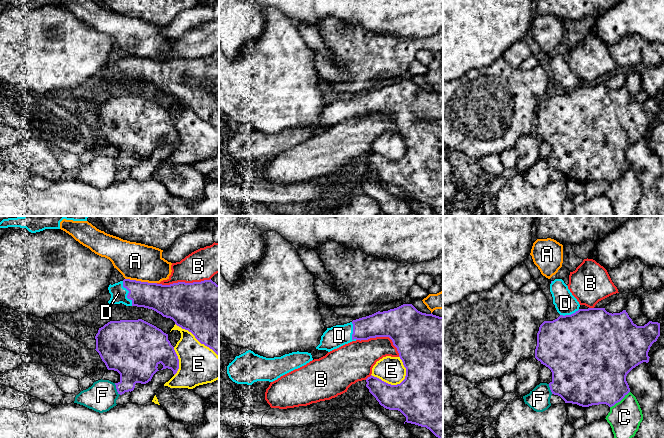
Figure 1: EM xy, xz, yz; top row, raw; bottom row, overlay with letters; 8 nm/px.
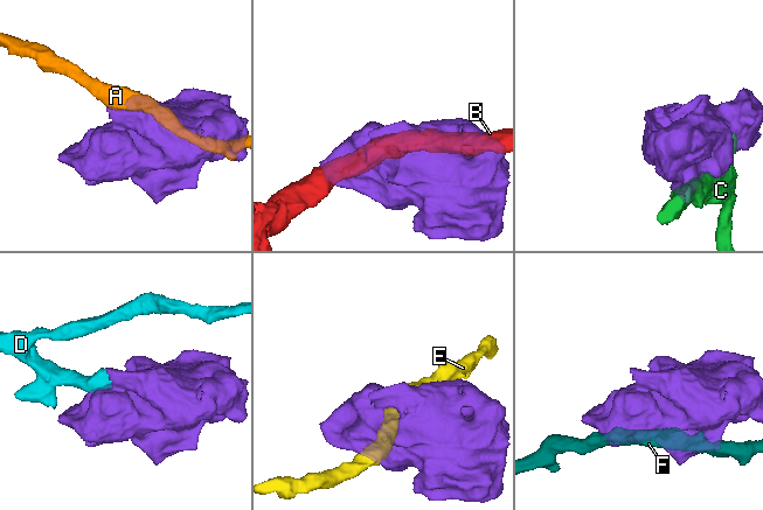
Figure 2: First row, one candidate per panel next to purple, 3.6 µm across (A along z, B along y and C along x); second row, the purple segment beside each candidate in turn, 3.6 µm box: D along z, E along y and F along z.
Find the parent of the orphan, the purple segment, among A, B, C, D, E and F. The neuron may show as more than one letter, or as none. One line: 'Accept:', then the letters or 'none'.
Accept: D

